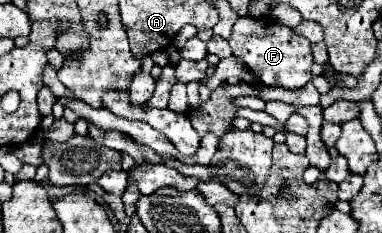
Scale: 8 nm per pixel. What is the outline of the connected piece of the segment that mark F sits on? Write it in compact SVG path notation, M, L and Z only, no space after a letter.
M271 17L237 19L229 37L229 45L233 55L253 71L253 75L259 79L263 87L301 89L305 87L305 83L311 81L311 65L313 65L311 43L303 35L293 33L289 27L271 21Z

